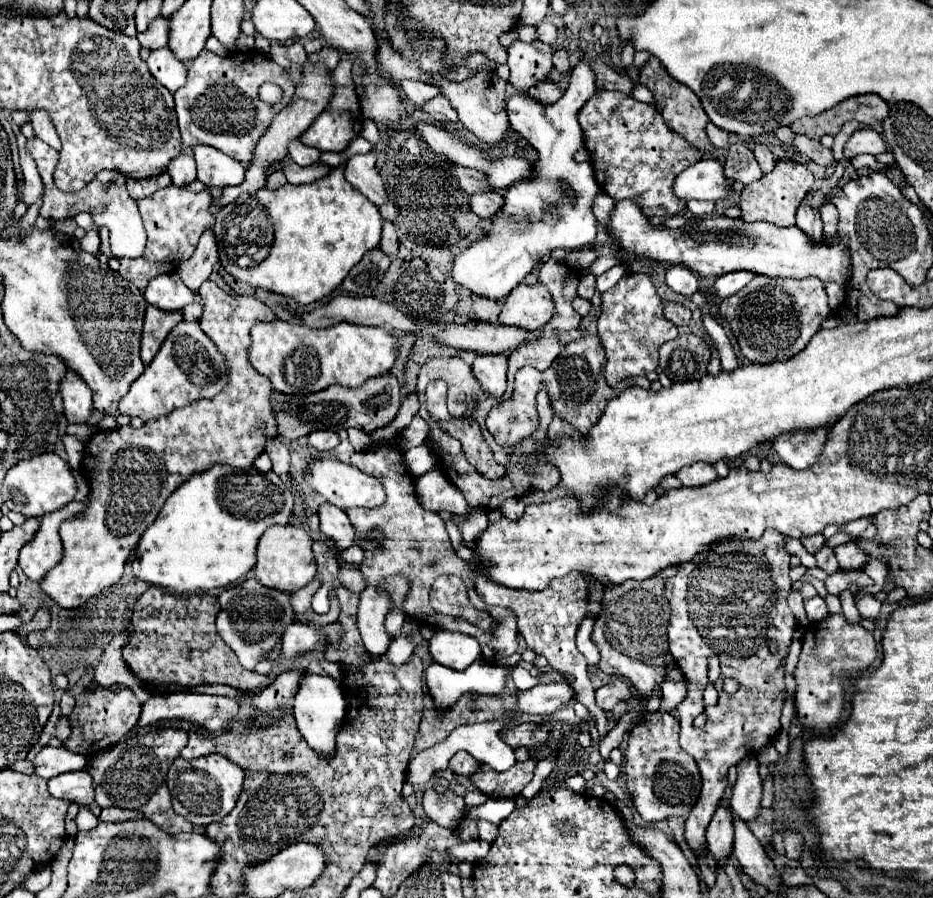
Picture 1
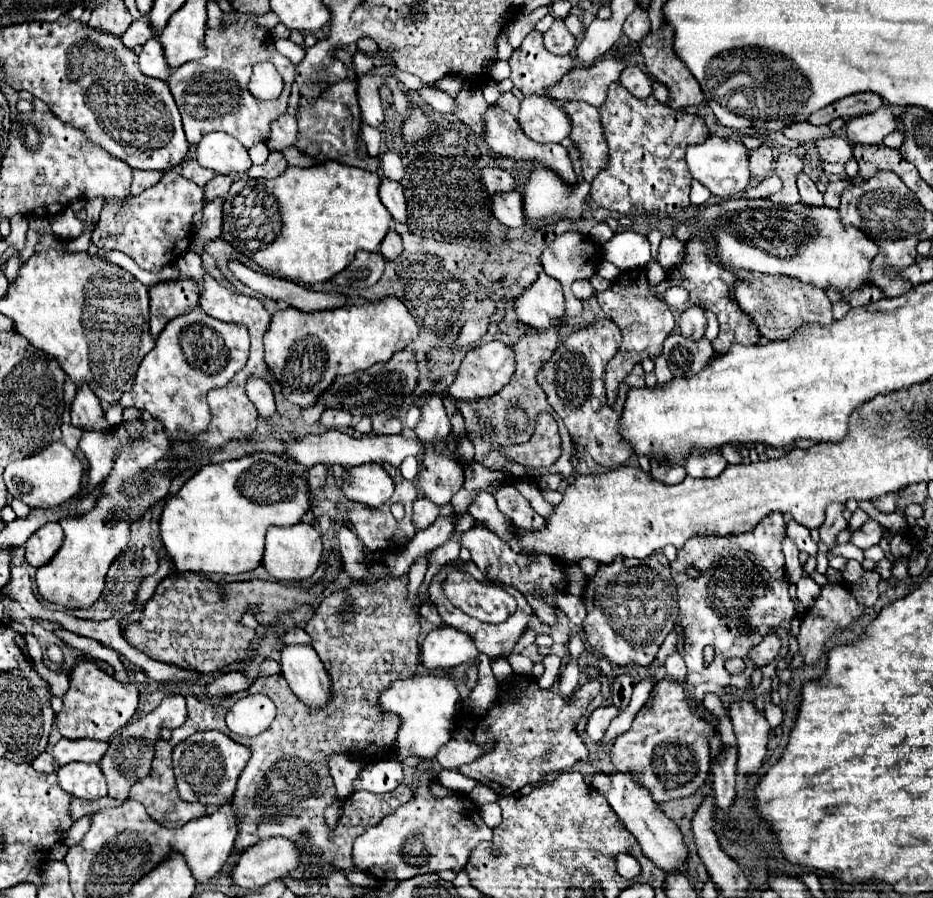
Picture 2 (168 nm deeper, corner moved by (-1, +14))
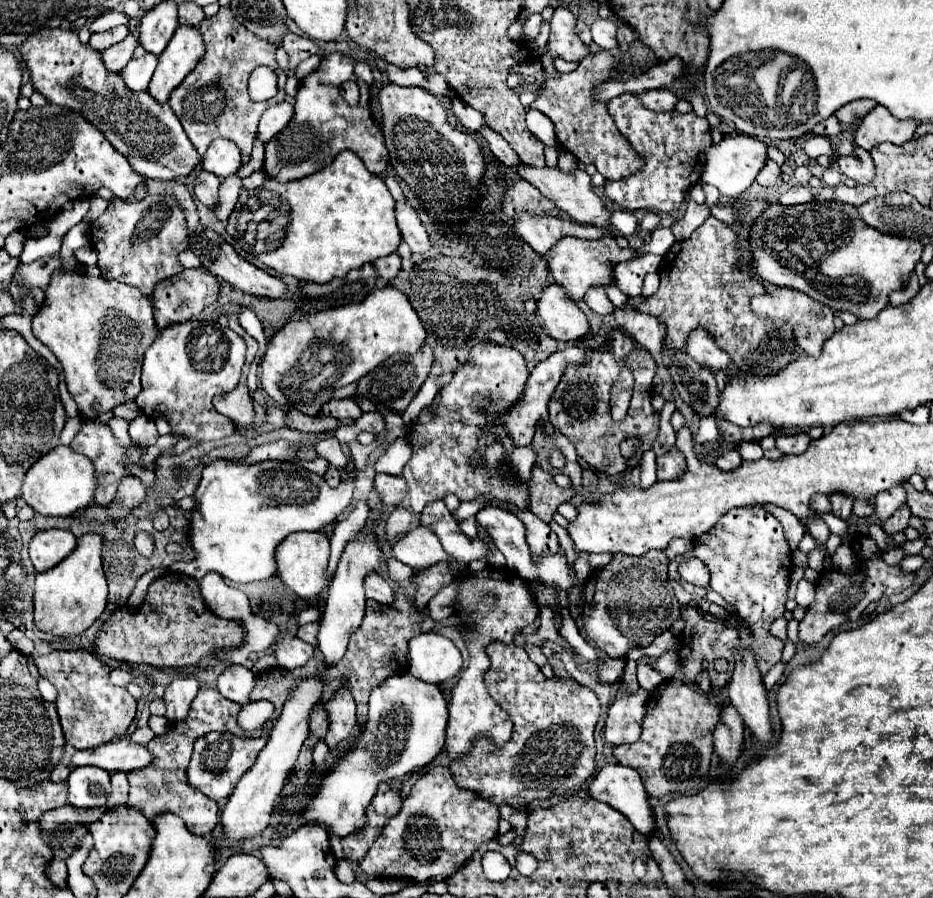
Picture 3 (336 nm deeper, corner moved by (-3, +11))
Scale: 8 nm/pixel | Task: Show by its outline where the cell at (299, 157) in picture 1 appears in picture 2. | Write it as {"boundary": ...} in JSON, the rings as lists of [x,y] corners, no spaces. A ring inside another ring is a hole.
{"boundary":[[[283,113],[283,117],[277,117],[271,125],[271,135],[267,141],[269,151],[283,151],[285,147],[291,147],[297,139],[297,125],[295,117],[289,113]]]}

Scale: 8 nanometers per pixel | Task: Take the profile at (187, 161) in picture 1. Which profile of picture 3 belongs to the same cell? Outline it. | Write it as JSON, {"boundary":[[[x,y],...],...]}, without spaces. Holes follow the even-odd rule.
{"boundary":[[[201,170],[199,176],[195,178],[195,184],[193,184],[195,198],[205,206],[215,206],[219,186],[221,186],[221,180],[215,174]]]}

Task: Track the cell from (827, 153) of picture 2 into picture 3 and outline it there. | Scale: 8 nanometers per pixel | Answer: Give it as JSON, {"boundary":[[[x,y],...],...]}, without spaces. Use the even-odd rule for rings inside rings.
{"boundary":[[[859,146],[849,156],[837,156],[835,162],[839,164],[841,174],[845,174],[847,178],[853,178],[859,184],[869,184],[873,180],[873,174],[875,174],[873,160],[869,152]]]}

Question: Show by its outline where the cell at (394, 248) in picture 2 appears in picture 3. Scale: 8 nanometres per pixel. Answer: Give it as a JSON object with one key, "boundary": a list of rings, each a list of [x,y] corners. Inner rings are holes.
{"boundary":[[[393,252],[391,256],[383,256],[383,258],[375,260],[373,266],[377,268],[377,272],[379,272],[381,278],[391,280],[399,272],[399,268],[401,268],[401,256],[397,252]]]}

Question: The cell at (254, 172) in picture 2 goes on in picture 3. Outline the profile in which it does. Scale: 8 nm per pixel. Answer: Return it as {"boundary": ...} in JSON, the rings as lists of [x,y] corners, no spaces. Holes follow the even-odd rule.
{"boundary":[[[253,172],[249,178],[243,180],[243,186],[245,186],[247,190],[253,190],[253,188],[259,188],[265,180],[269,180],[269,176],[267,176],[265,172]]]}

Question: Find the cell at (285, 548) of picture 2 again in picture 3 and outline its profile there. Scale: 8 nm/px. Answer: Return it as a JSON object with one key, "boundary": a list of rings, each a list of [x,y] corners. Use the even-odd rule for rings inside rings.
{"boundary":[[[293,532],[275,550],[277,576],[303,600],[315,600],[325,586],[329,538],[323,532]]]}

